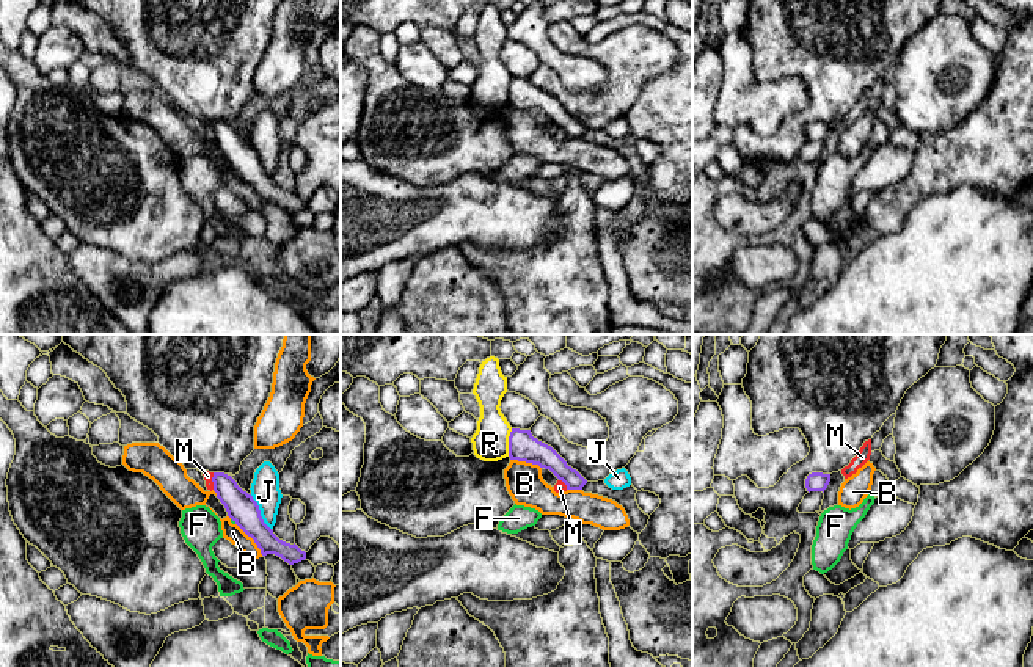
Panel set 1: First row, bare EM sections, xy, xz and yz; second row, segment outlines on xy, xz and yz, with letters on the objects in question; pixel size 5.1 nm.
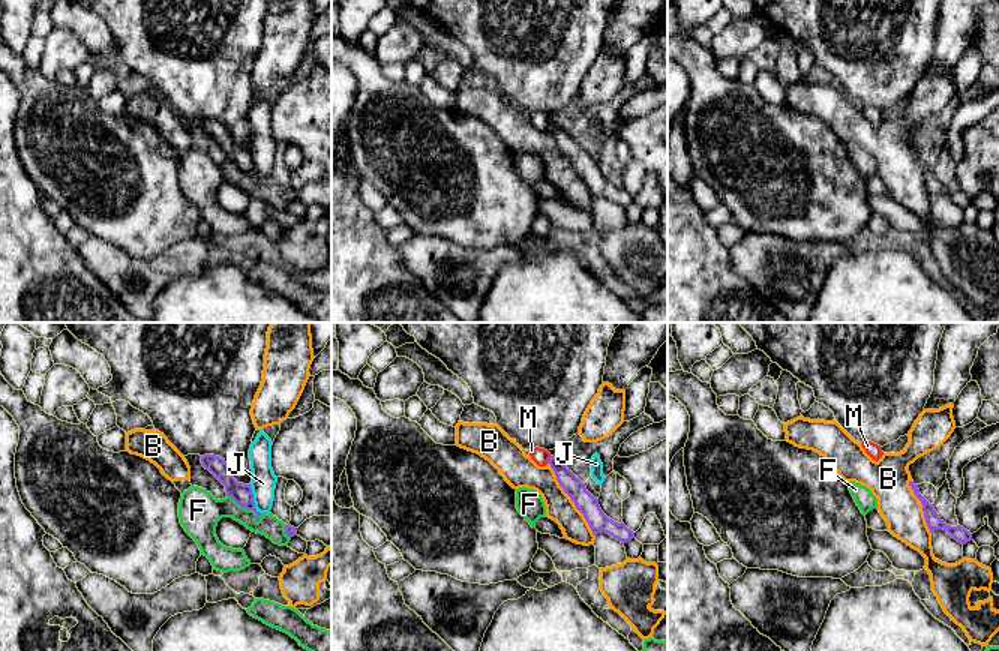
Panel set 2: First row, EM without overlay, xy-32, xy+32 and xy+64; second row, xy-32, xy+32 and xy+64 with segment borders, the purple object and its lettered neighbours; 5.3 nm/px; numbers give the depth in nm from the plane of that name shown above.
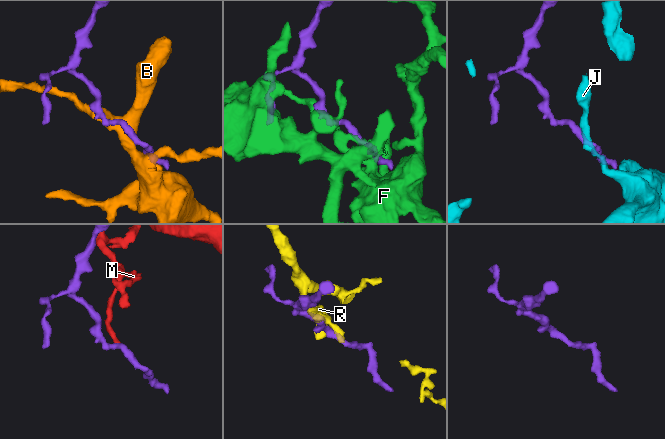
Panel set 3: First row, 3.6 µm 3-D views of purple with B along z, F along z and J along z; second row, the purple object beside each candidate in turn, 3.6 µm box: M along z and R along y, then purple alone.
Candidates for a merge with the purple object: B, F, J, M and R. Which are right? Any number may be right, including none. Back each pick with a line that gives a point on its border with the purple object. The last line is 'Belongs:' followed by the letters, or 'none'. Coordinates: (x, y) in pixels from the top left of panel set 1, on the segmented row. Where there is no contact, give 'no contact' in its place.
Belongs: none

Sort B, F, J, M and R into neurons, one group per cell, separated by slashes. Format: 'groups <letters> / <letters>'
groups B / F / J / M / R

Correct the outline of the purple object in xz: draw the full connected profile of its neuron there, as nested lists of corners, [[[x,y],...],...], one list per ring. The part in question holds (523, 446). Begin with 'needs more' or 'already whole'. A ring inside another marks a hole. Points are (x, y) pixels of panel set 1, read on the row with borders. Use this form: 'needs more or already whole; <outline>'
already whole; [[[512,428],[509,436],[510,460],[526,461],[549,469],[567,490],[582,490],[587,480],[548,444],[532,436],[531,430]]]

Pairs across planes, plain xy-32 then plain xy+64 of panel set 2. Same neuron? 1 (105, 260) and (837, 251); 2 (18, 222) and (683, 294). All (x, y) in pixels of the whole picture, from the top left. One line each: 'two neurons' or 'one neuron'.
1: one neuron
2: one neuron

